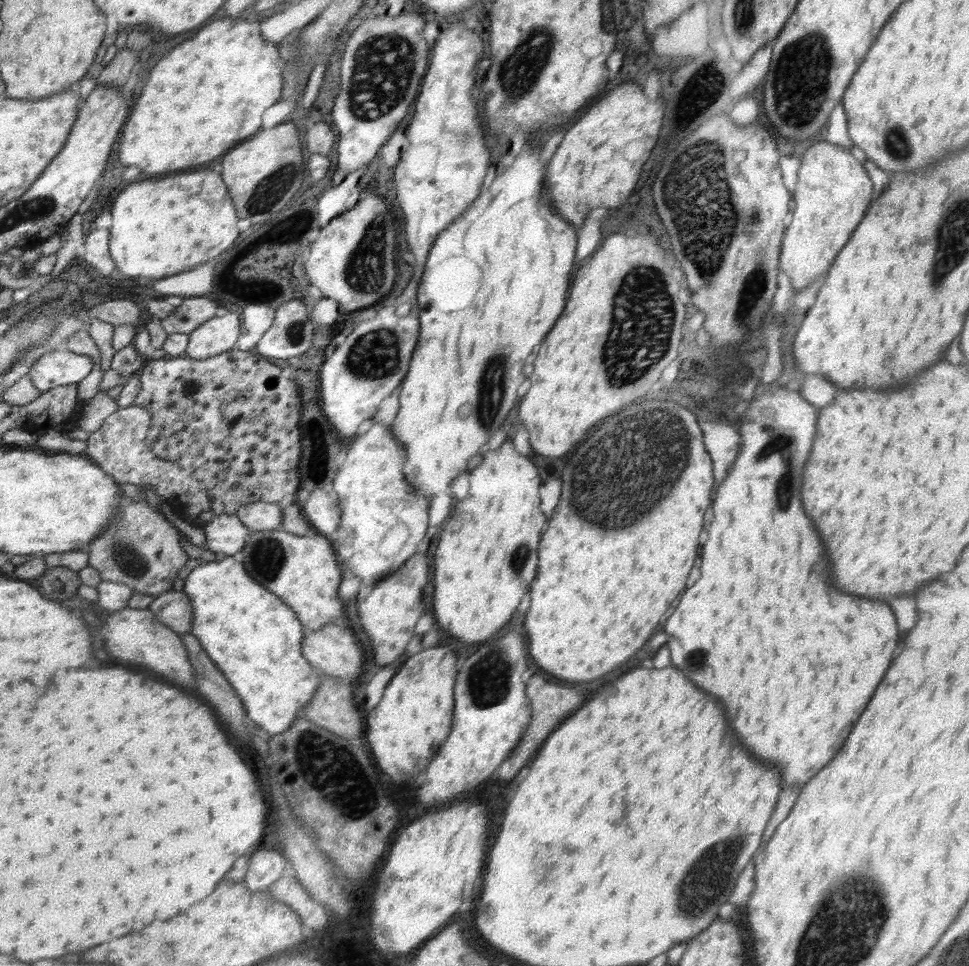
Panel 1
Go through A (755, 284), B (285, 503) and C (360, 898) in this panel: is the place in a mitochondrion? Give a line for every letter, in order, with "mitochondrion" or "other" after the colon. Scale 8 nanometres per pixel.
A: mitochondrion
B: other
C: other

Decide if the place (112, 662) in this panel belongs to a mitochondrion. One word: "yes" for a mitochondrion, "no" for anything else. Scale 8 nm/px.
no

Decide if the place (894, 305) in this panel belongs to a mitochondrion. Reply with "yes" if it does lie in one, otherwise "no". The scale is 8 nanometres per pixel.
no

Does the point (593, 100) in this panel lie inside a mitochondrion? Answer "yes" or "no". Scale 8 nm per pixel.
no

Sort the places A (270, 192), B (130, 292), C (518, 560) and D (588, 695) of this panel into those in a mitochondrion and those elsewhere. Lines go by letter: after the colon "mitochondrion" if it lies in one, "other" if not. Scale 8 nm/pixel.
A: mitochondrion
B: other
C: mitochondrion
D: other

